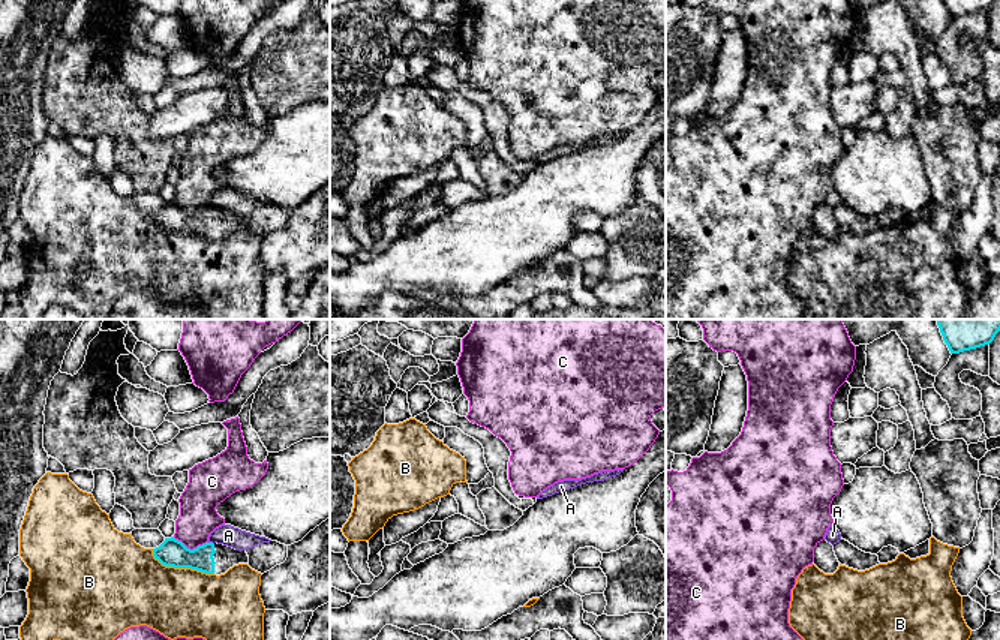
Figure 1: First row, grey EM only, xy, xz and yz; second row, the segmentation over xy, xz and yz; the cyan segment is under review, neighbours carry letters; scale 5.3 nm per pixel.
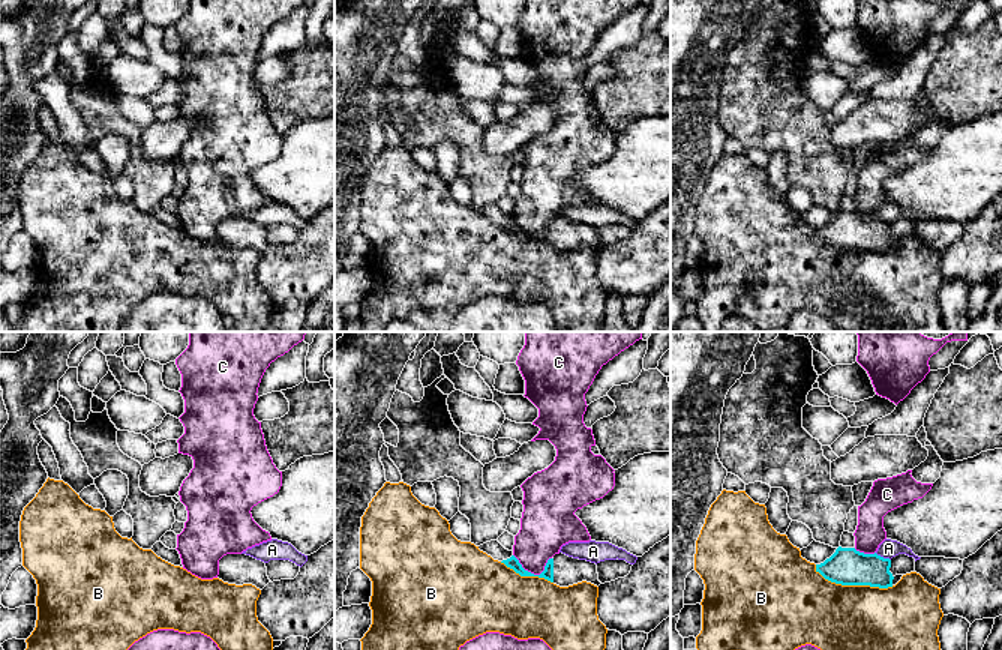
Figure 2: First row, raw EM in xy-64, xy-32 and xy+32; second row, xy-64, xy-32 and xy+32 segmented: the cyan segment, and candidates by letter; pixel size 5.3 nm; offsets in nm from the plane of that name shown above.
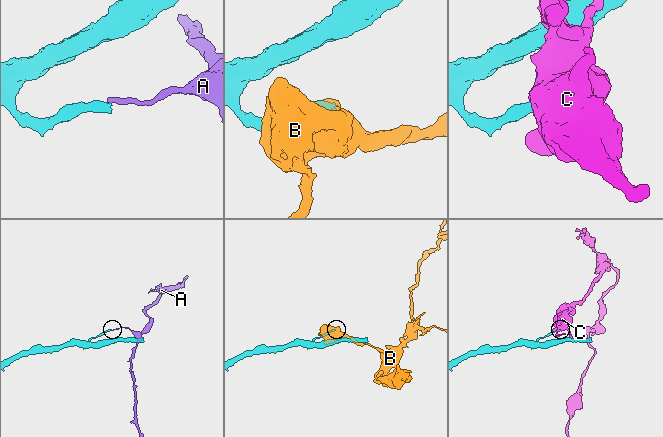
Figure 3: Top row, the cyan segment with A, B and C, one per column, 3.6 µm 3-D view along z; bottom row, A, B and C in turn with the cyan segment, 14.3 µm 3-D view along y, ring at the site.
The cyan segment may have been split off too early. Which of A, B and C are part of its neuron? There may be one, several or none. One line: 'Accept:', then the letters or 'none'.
Accept: none

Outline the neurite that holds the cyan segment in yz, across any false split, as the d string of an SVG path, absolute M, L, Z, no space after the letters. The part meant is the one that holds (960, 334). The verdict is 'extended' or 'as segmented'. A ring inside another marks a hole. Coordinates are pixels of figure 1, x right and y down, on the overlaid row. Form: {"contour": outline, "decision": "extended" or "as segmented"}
{"contour": "M936 319L951 354L990 345L1000 331L1000 319Z", "decision": "as segmented"}

